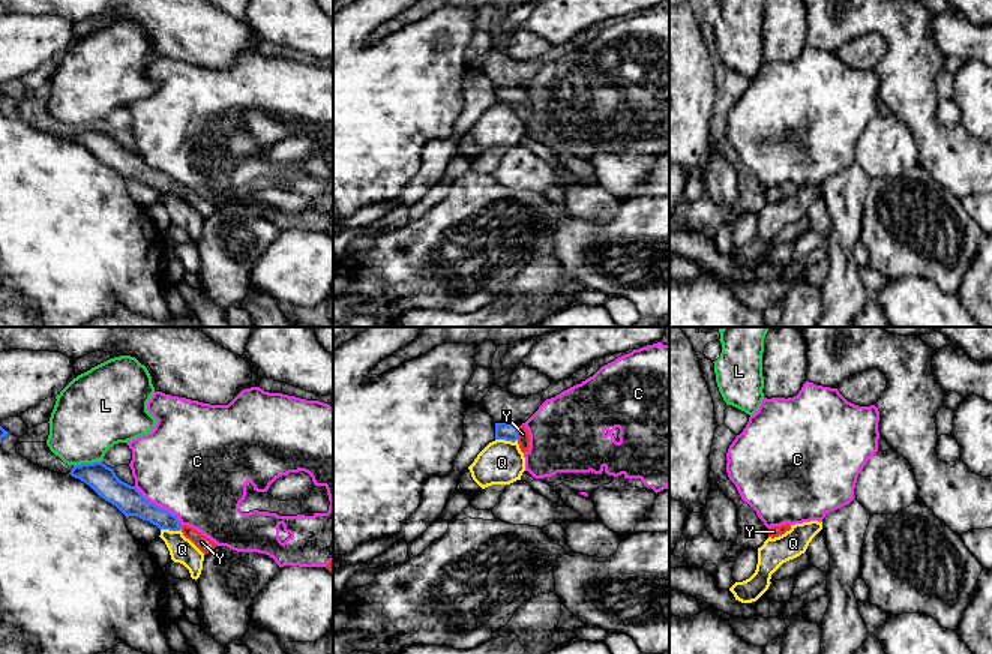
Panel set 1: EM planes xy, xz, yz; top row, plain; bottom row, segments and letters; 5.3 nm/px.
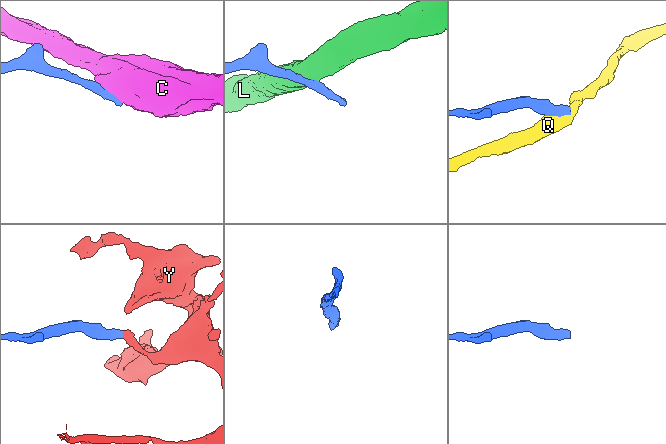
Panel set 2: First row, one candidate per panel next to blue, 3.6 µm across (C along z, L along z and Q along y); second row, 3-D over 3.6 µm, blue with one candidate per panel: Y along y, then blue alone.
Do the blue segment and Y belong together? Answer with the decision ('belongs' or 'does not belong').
belongs

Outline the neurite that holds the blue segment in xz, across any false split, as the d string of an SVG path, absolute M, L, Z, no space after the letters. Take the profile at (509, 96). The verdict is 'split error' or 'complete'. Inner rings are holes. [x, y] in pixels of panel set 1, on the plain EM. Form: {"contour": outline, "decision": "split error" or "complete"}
{"contour": "M495 87L495 104L518 106L522 117L530 112L530 99L524 88L519 92L506 87Z", "decision": "split error"}

